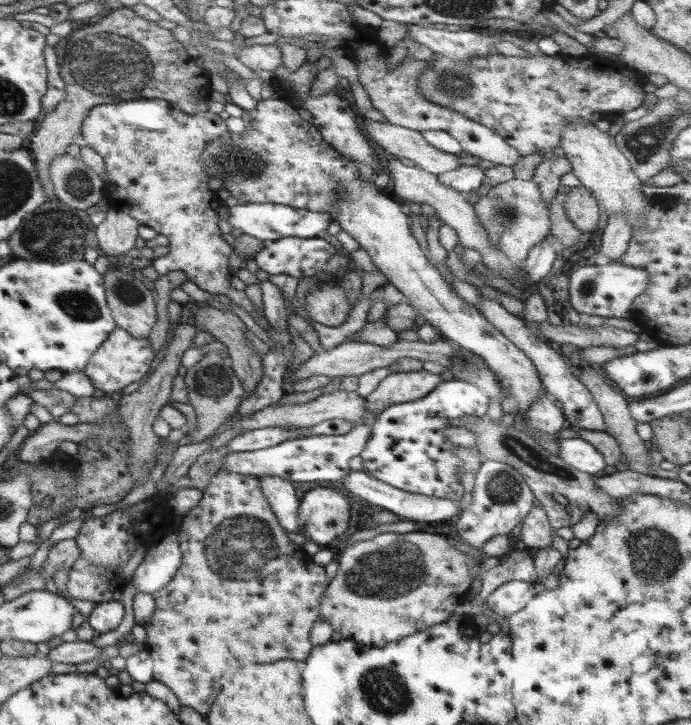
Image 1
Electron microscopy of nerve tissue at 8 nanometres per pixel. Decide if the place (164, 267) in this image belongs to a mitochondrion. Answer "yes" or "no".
no

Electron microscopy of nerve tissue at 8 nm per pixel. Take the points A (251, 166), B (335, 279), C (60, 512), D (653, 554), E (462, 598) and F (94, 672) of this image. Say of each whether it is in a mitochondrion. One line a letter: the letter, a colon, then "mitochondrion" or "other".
A: mitochondrion
B: other
C: other
D: mitochondrion
E: other
F: other

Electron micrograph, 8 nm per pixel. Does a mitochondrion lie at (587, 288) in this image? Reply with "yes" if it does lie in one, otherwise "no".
yes

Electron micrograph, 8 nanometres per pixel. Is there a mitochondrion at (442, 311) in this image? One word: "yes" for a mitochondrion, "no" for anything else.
no

